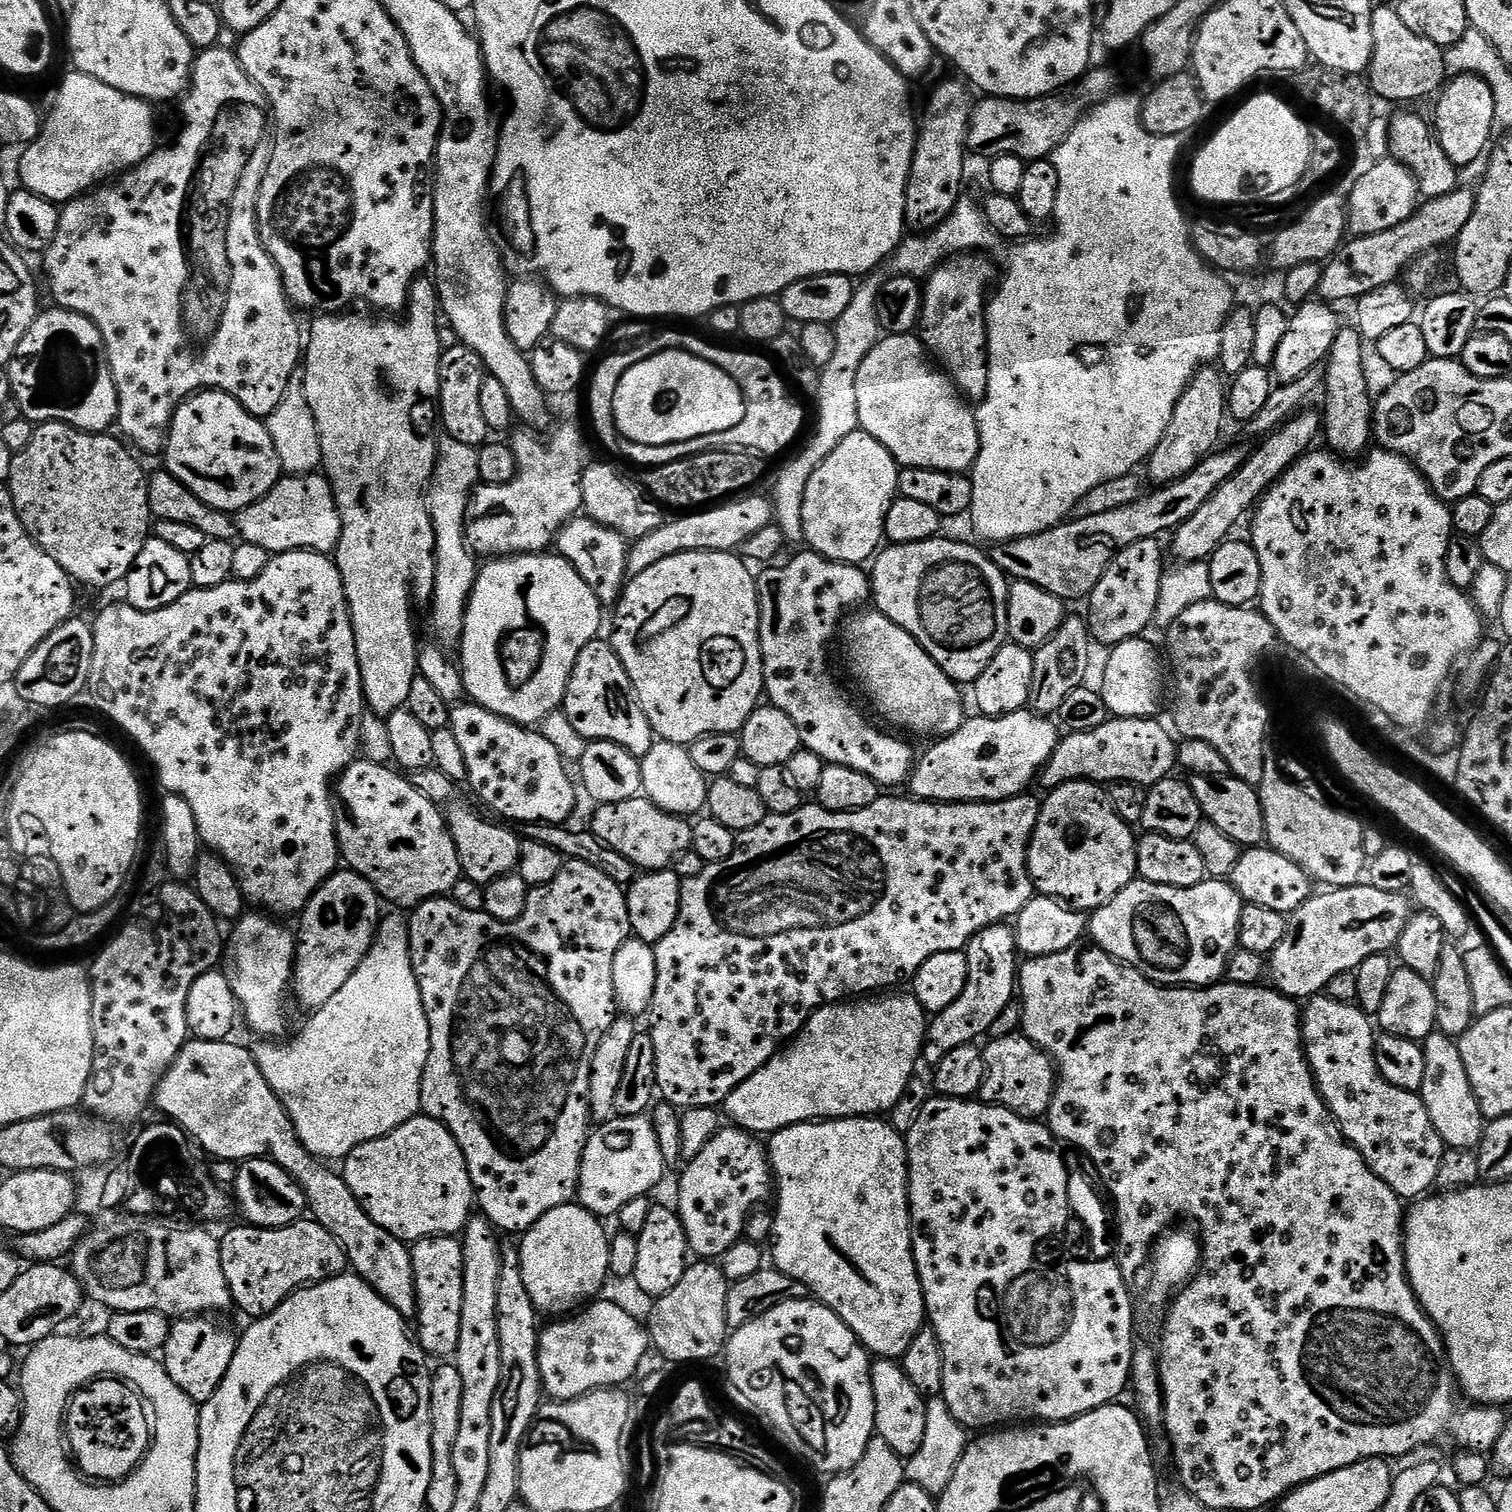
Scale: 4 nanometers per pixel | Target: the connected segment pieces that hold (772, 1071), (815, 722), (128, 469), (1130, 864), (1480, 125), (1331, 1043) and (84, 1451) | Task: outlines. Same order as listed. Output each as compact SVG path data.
M876 994L871 998L856 998L851 1002L841 1002L839 1004L827 1004L826 1007L820 1008L817 1012L809 1016L808 1021L804 1024L804 1029L800 1035L795 1037L787 1046L781 1047L780 1051L768 1059L762 1067L746 1082L739 1084L732 1093L726 1097L722 1105L722 1112L725 1117L728 1116L733 1125L742 1128L746 1132L753 1134L771 1134L780 1132L783 1128L789 1128L795 1124L806 1124L809 1122L823 1122L825 1120L848 1120L851 1116L867 1116L869 1118L879 1117L881 1114L891 1113L892 1107L902 1098L902 1094L908 1088L908 1083L914 1078L912 1072L916 1068L916 1060L921 1059L922 1049L924 1046L924 1030L926 1027L926 1013L924 1008L916 1001L916 997L911 994L905 996L892 996L896 994Z
M803 550L803 551L804 552L798 553L797 556L794 557L793 560L789 562L789 564L782 565L781 568L776 568L777 566L765 567L763 569L763 571L761 571L764 573L762 573L762 574L759 573L759 576L758 576L758 579L756 582L756 593L758 594L758 602L760 603L760 649L762 650L762 658L764 659L764 691L766 693L767 699L769 699L769 698L772 699L772 700L769 700L771 707L777 708L778 710L782 710L786 714L790 714L790 718L792 718L794 720L794 726L796 726L798 728L798 738L800 739L803 751L813 752L814 754L816 754L818 756L818 758L824 760L825 765L837 764L838 766L848 766L850 768L850 770L856 770L858 772L861 772L862 774L866 774L867 776L869 776L871 778L871 780L873 780L873 782L875 782L875 784L879 784L881 789L884 789L884 790L895 789L895 788L892 788L895 786L895 784L900 784L903 782L903 780L905 783L905 781L907 781L909 779L909 777L911 777L911 775L912 775L912 769L914 767L914 755L912 756L911 746L908 745L906 741L899 740L899 738L896 736L887 736L886 733L879 732L879 730L876 729L874 725L868 724L867 718L864 717L863 714L860 713L859 710L856 709L855 706L852 705L851 702L848 701L847 698L844 697L842 693L840 693L839 686L836 685L834 681L832 681L832 676L830 673L828 673L828 640L834 639L835 636L837 639L838 629L841 627L841 624L842 624L842 619L840 620L840 615L843 614L844 608L856 608L857 607L856 609L859 609L861 606L864 606L864 605L859 606L859 604L864 604L866 602L869 603L869 600L870 600L870 576L869 576L869 573L867 571L865 571L865 569L863 567L857 566L855 564L839 564L838 561L828 560L826 557L820 556L819 554L817 554L814 551L811 551L811 550Z
M51 423L39 425L34 438L30 438L30 446L26 446L26 450L13 455L10 478L6 483L8 493L14 502L14 510L22 522L22 526L26 526L26 530L34 538L34 542L38 546L42 546L42 550L46 550L46 554L50 554L50 558L54 558L54 562L58 562L58 566L62 566L62 570L66 570L68 577L77 585L85 584L88 588L108 588L111 584L116 583L119 585L134 566L142 546L150 539L150 529L153 527L154 517L148 501L148 476L146 471L144 472L143 466L131 454L133 455L129 445L123 439L115 440L112 434L93 434L82 432L78 428L71 428L69 424Z
M1090 780L1059 784L1043 797L1036 829L1028 844L1028 873L1032 887L1041 896L1051 896L1069 909L1091 914L1114 898L1131 880L1137 879L1136 841L1133 829L1114 810L1107 791Z
M1464 73L1455 75L1443 85L1436 102L1438 104L1432 117L1436 140L1442 150L1446 150L1446 158L1450 158L1457 169L1464 170L1467 164L1474 163L1480 155L1483 157L1493 143L1495 114L1492 90L1478 75Z
M1326 994L1309 999L1303 1005L1300 1022L1304 1057L1312 1068L1316 1089L1320 1091L1320 1097L1324 1099L1324 1104L1332 1113L1332 1119L1340 1127L1344 1139L1359 1150L1372 1173L1382 1178L1382 1182L1386 1182L1386 1186L1390 1186L1396 1196L1412 1202L1433 1191L1446 1146L1438 1130L1434 1130L1430 1114L1426 1114L1426 1106L1420 1095L1402 1090L1382 1078L1376 1065L1376 1036L1368 1020L1371 1020L1369 1013L1361 1010L1355 1003L1343 1004L1331 1000Z
M96 1378L68 1402L62 1432L75 1467L89 1481L119 1482L138 1467L148 1454L154 1432L143 1399L124 1381Z

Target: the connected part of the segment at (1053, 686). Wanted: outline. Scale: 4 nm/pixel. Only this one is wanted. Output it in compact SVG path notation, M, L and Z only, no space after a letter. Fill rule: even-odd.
M1068 614L1058 626L1056 633L1046 643L1032 652L1034 678L1030 682L1030 698L1027 711L1045 718L1055 717L1058 706L1070 695L1070 690L1084 684L1086 674L1087 646L1090 641L1088 621L1081 616Z

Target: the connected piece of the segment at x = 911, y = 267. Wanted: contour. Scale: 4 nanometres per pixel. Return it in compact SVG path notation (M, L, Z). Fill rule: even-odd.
M964 194L954 206L954 210L937 228L923 234L905 235L894 253L895 271L901 276L924 278L935 268L939 268L945 260L957 254L963 254L969 250L989 250L988 248L994 247L996 243L998 243L998 237L988 224L981 205L977 201L975 204L968 194Z

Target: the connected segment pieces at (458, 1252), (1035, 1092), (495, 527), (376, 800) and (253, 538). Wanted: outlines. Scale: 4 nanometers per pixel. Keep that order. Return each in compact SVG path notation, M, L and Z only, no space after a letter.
M431 1236L415 1241L410 1251L416 1287L414 1323L417 1328L414 1328L414 1332L418 1343L429 1357L455 1357L458 1334L462 1330L462 1243L456 1236Z
M1023 1034L989 1039L987 1043L982 1048L984 1081L980 1083L979 1099L985 1104L997 1104L999 1108L1010 1110L1025 1120L1043 1117L1052 1105L1058 1079L1052 1057Z
M572 424L554 428L549 440L543 440L540 437L543 435L536 430L513 431L510 440L516 455L516 477L506 484L481 483L473 492L464 518L464 539L477 557L503 558L543 553L553 547L557 532L583 509L580 476L586 467L584 436Z
M357 758L335 781L334 800L338 805L335 809L336 840L340 843L343 863L371 882L381 901L388 903L389 900L400 908L411 910L427 900L447 897L461 880L458 850L452 841L445 813L437 805L426 802L426 798L414 790L411 779L405 778L399 771Z
M323 474L285 475L258 502L235 513L239 539L267 554L282 552L335 553L342 534L340 511L332 493L332 483Z

